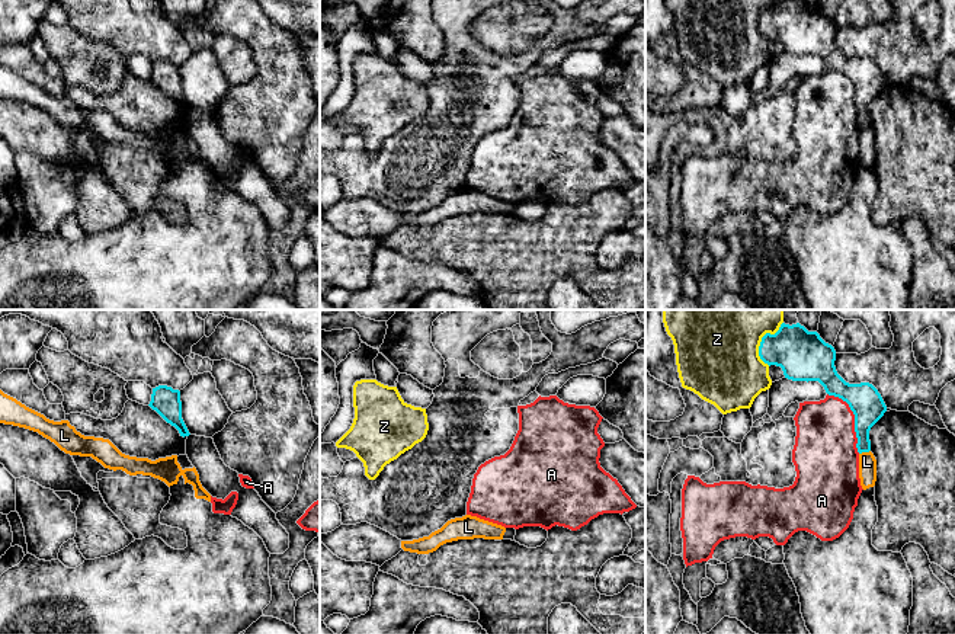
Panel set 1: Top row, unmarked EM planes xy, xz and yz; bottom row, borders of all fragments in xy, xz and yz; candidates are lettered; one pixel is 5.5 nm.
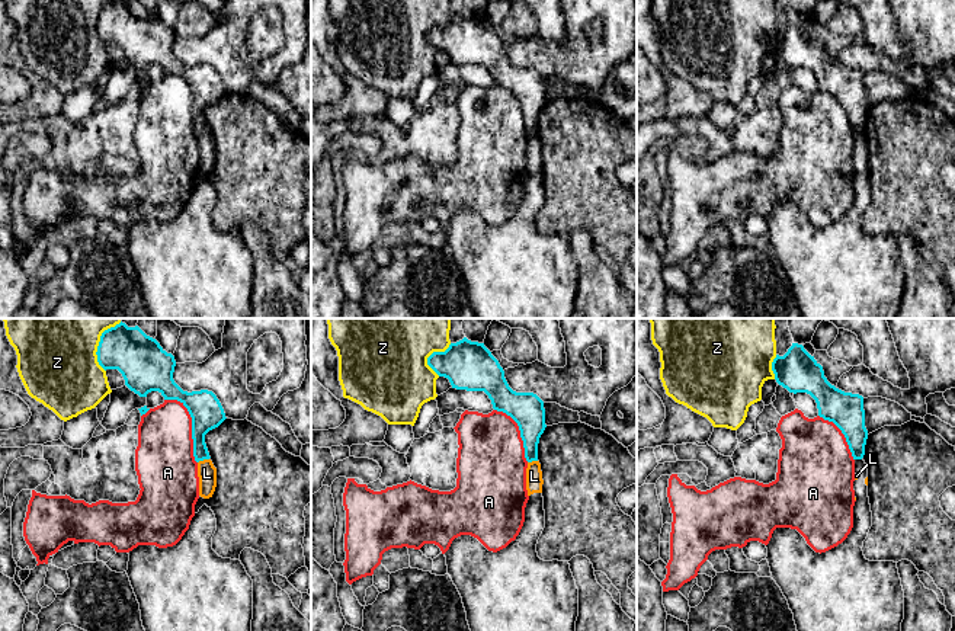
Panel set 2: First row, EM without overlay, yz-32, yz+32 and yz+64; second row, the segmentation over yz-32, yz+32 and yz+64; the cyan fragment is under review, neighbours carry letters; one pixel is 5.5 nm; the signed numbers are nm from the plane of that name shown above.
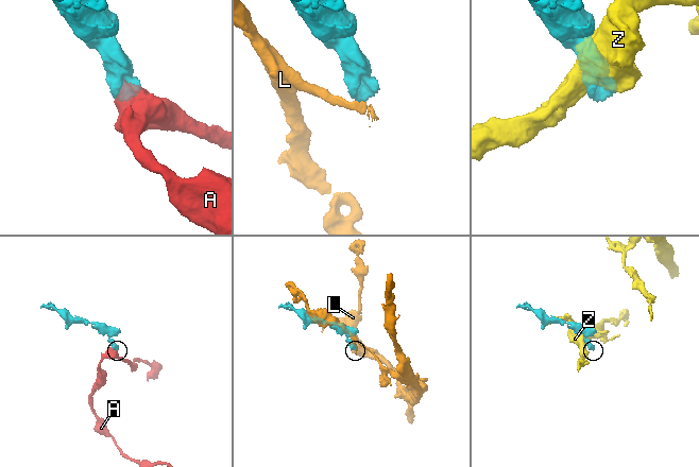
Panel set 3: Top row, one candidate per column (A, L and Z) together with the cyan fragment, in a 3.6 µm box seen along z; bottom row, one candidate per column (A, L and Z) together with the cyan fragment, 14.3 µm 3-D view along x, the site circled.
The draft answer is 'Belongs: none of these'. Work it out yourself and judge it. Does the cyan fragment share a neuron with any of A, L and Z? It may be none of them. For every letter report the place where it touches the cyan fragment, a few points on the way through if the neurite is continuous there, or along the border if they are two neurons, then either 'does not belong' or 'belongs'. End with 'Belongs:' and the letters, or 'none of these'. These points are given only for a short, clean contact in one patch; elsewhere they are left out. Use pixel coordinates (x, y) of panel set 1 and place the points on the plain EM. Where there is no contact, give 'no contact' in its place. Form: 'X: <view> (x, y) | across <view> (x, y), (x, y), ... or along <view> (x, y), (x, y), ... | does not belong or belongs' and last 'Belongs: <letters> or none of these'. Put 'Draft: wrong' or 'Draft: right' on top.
Draft: right
A: yz (855, 93) | does not belong
L: yz (864, 125) | along yz (869, 124), (859, 128) | does not belong
Z: yz (760, 16) | does not belong
Belongs: none of these

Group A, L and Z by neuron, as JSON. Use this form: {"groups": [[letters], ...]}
{"groups": [["A"], ["L"], ["Z"]]}

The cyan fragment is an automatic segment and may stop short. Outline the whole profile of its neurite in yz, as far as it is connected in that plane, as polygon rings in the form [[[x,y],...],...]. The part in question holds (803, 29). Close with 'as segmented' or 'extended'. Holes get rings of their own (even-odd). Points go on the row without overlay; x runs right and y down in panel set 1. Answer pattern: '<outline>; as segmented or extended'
[[[781,0],[775,9],[762,12],[759,31],[769,41],[781,41],[785,52],[818,55],[829,70],[846,76],[855,89],[858,127],[871,125],[869,105],[887,80],[872,58],[849,58],[837,48],[836,25],[817,6],[808,6],[804,0]]]; as segmented

